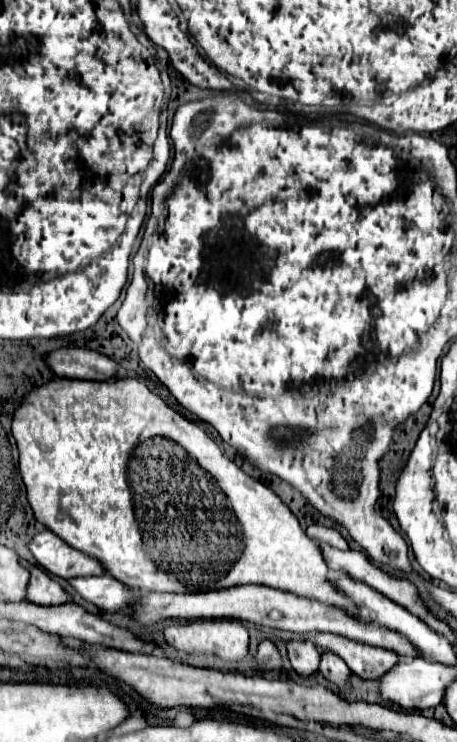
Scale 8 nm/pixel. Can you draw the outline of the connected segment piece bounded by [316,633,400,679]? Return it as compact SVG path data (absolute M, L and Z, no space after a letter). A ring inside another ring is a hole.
M320 633L316 637L316 647L332 649L346 661L350 671L362 679L380 679L400 659L400 655L392 653L390 649L364 645L332 633Z

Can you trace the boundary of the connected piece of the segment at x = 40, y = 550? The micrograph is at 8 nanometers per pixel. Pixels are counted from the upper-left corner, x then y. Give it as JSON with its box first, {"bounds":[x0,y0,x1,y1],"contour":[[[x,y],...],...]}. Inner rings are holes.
{"bounds":[30,529,104,579],"contour":[[[48,529],[44,533],[38,533],[38,537],[30,543],[30,551],[46,571],[62,579],[104,575],[104,567],[98,561],[66,545],[56,533]]]}

